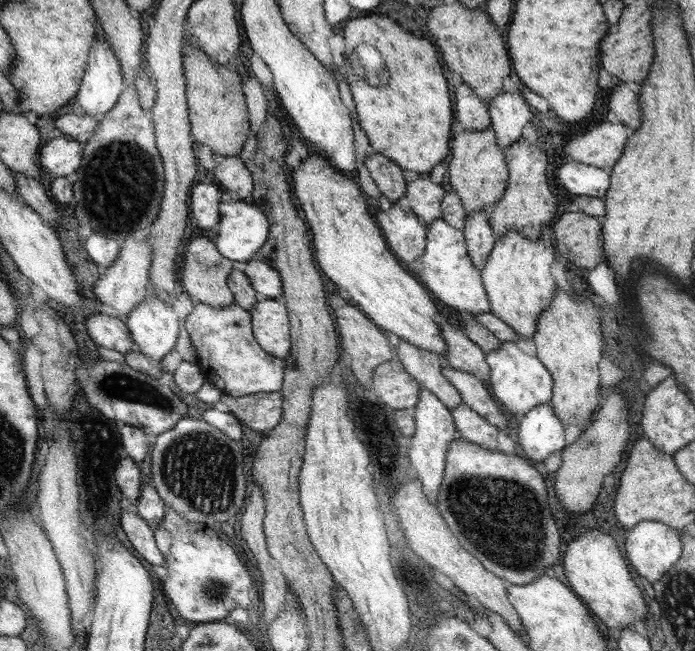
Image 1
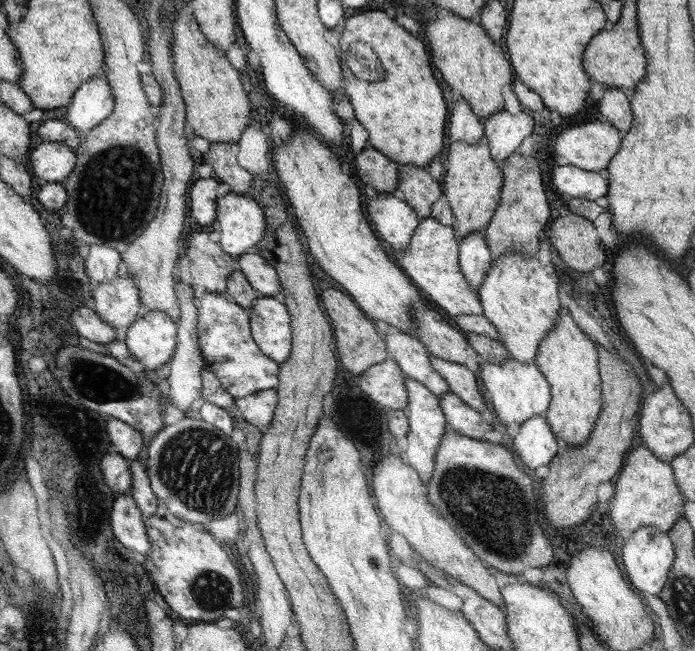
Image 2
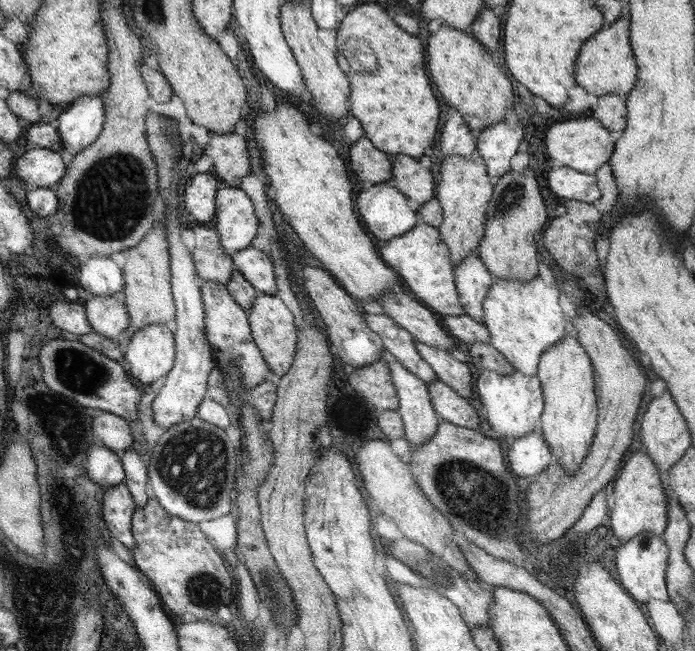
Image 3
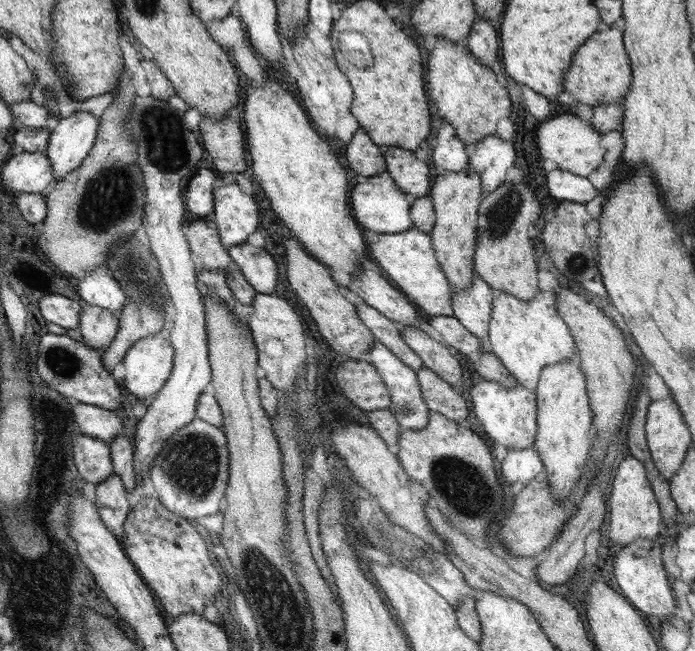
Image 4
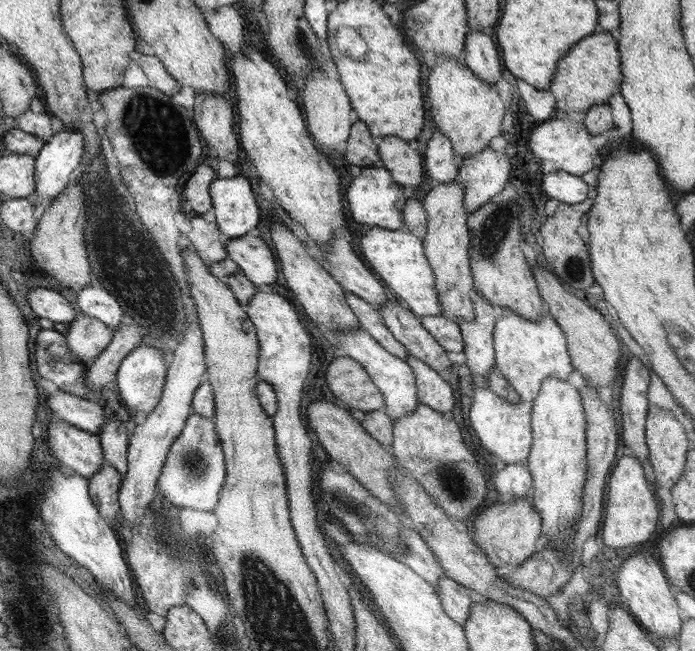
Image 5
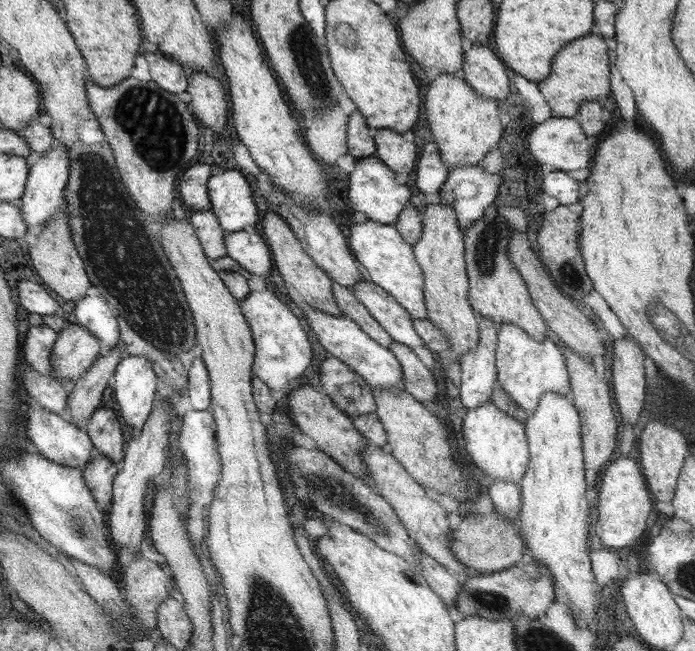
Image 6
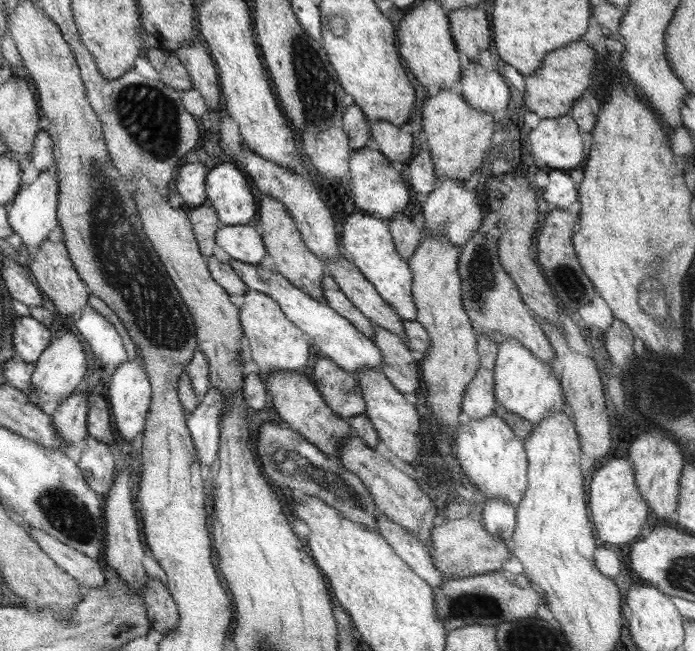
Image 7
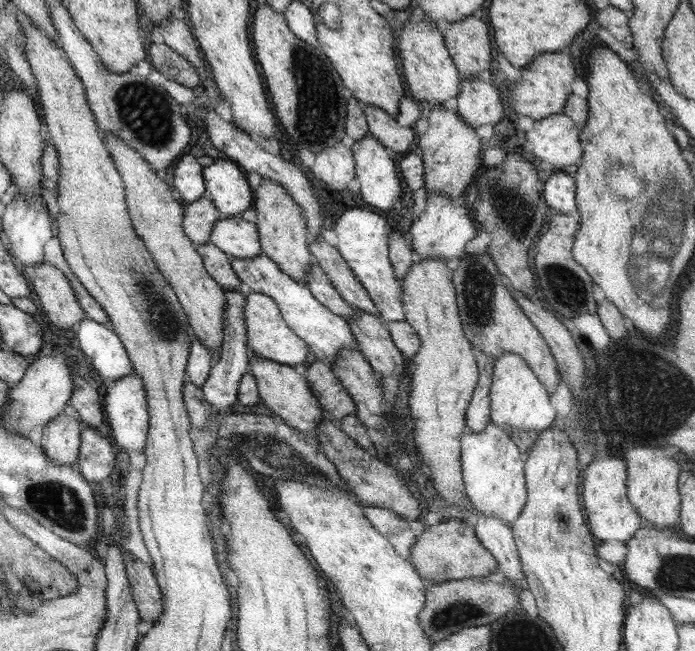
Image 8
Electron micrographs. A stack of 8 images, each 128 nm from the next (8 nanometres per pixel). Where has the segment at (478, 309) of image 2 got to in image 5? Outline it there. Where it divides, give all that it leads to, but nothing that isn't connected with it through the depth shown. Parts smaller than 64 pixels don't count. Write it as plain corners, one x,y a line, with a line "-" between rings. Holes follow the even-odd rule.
370,227
366,232
358,232
354,238
362,260
396,292
397,301
419,316
438,316
441,314
441,302
435,287
434,271
430,260
423,250
423,239
407,229
386,230

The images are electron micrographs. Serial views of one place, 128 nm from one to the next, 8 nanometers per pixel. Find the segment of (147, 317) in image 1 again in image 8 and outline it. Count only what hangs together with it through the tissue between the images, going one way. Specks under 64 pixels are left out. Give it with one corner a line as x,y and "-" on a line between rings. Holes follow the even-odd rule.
135,372
119,378
112,388
107,389
103,401
106,422
110,424
110,430
115,438
114,442
117,442
118,446
124,448
127,453
132,450
144,451
150,432
150,410
147,406
147,391
143,379

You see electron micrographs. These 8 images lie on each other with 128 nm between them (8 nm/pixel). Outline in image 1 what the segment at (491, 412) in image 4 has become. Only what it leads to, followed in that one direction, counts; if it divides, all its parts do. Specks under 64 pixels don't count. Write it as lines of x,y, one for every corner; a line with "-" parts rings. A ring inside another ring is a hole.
503,342
499,348
486,353
485,359
490,367
492,394
495,394
500,405
514,417
521,417
528,411
551,402
554,396
554,378
551,371
544,366
541,359
524,353
515,342

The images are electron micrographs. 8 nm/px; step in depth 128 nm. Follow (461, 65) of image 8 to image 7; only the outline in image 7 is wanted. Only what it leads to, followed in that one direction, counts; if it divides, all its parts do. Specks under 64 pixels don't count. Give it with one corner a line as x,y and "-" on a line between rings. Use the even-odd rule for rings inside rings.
467,6
450,12
450,29
455,46
468,60
477,60
476,56
486,50
492,38
490,20
482,6

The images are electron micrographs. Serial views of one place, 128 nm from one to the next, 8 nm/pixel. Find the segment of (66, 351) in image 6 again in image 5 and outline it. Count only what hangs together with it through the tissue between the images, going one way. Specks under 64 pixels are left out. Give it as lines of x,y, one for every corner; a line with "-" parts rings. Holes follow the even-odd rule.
85,314
69,324
66,334
71,351
82,362
94,361
107,348
113,336
110,327

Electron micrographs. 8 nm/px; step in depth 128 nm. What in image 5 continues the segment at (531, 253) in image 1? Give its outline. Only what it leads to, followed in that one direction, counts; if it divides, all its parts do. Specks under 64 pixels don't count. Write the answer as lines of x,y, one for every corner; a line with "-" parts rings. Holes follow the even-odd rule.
500,308
493,330
495,366
514,387
521,400
533,401
539,396
543,382
547,378
560,378
568,381
574,369
568,351
566,334
550,314
544,314
532,322
522,318
509,308

